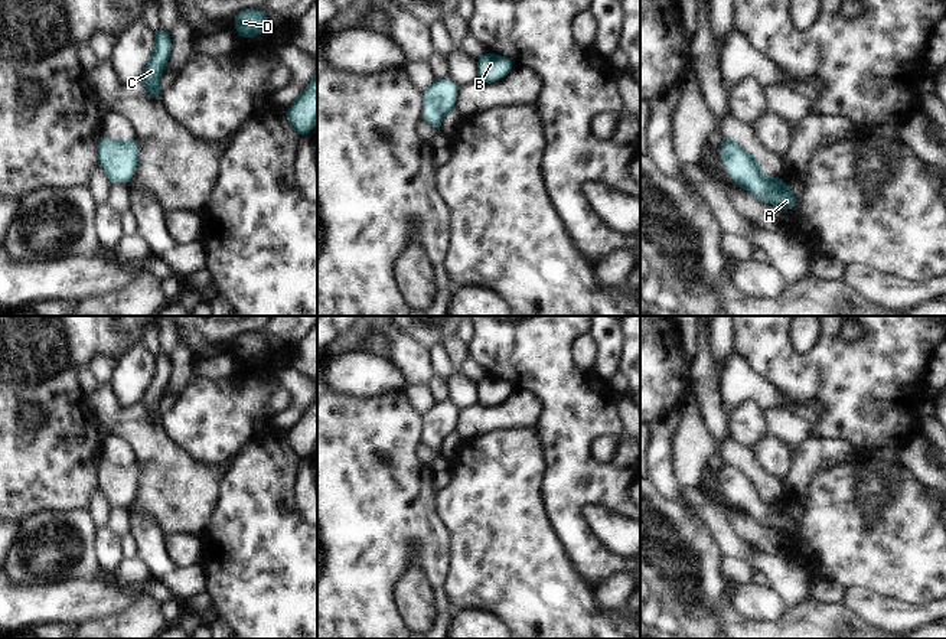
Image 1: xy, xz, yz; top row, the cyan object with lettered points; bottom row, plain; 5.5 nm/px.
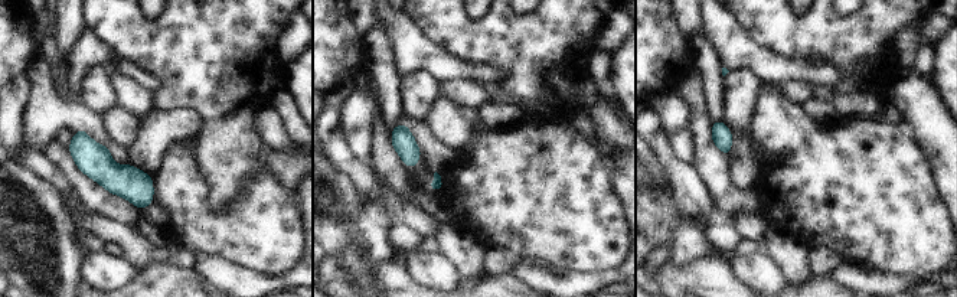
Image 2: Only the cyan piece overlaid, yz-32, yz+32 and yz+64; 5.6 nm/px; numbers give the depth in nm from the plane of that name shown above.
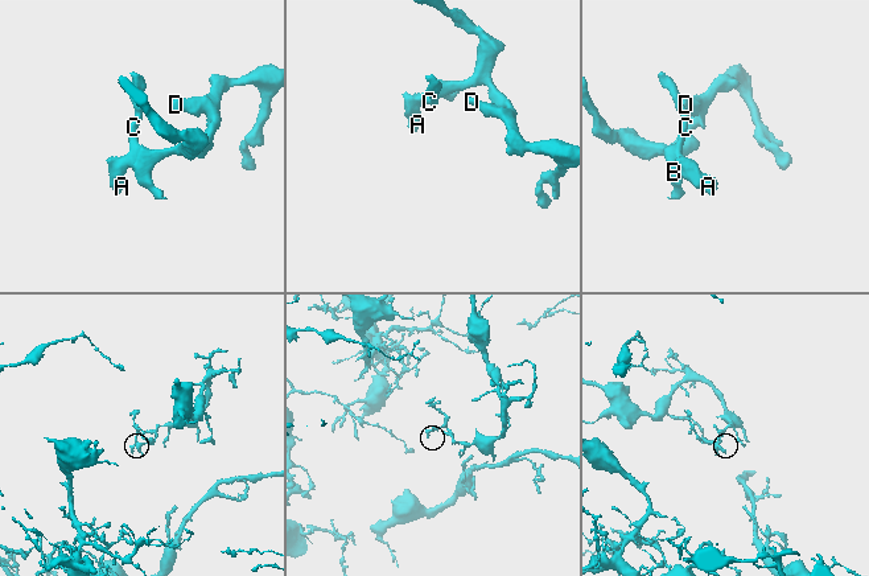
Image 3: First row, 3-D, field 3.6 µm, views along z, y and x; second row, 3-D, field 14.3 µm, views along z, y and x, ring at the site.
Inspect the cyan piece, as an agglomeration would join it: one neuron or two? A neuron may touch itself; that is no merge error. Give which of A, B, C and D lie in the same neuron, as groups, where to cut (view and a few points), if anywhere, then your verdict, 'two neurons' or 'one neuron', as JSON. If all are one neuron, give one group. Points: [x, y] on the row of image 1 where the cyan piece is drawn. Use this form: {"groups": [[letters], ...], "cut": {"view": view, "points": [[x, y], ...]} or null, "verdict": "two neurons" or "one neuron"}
{"groups": [["A", "B", "C", "D"]], "cut": null, "verdict": "one neuron"}

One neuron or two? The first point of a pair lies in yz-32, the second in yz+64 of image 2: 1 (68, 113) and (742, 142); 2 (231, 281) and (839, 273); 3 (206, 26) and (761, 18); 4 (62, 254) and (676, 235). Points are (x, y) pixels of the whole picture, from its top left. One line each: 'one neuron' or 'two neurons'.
1: two neurons
2: one neuron
3: one neuron
4: one neuron

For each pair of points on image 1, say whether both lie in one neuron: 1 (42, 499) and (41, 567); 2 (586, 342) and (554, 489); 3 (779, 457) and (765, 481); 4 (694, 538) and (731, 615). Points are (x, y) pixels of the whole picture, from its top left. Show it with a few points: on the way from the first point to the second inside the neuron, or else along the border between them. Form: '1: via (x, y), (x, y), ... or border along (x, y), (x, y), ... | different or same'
1: border along (75, 509), (32, 514), (19, 522) | different
2: border along (580, 335), (570, 357), (584, 371) | different
3: border along (759, 450), (762, 468), (780, 482) | different
4: border along (730, 593), (714, 610), (718, 623) | different

